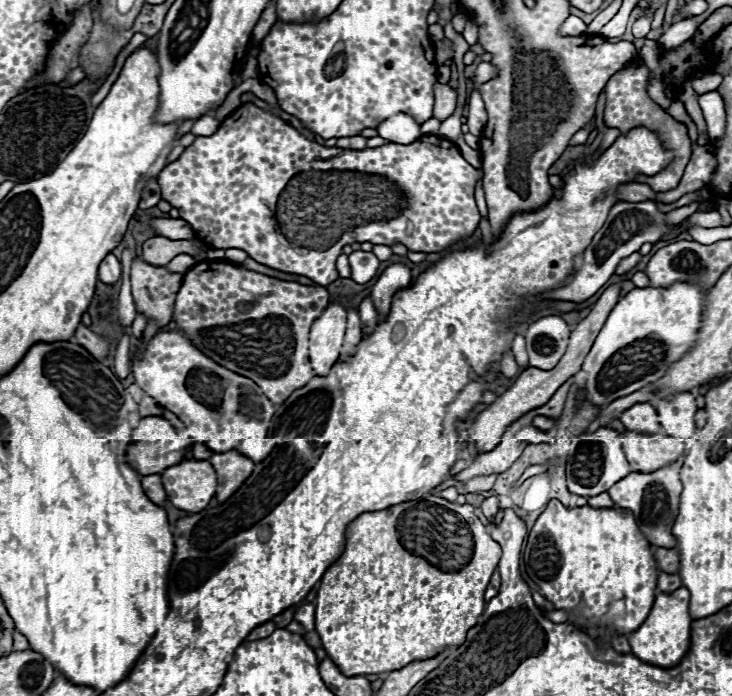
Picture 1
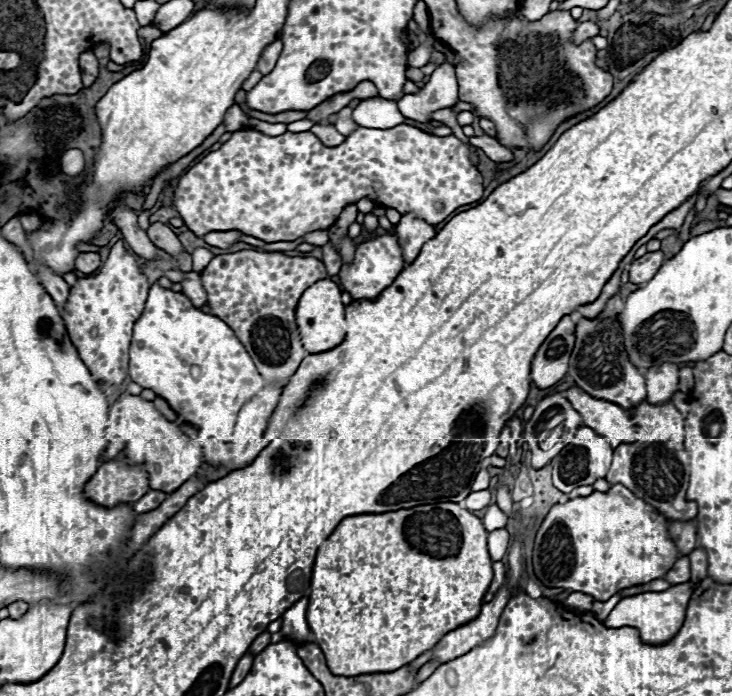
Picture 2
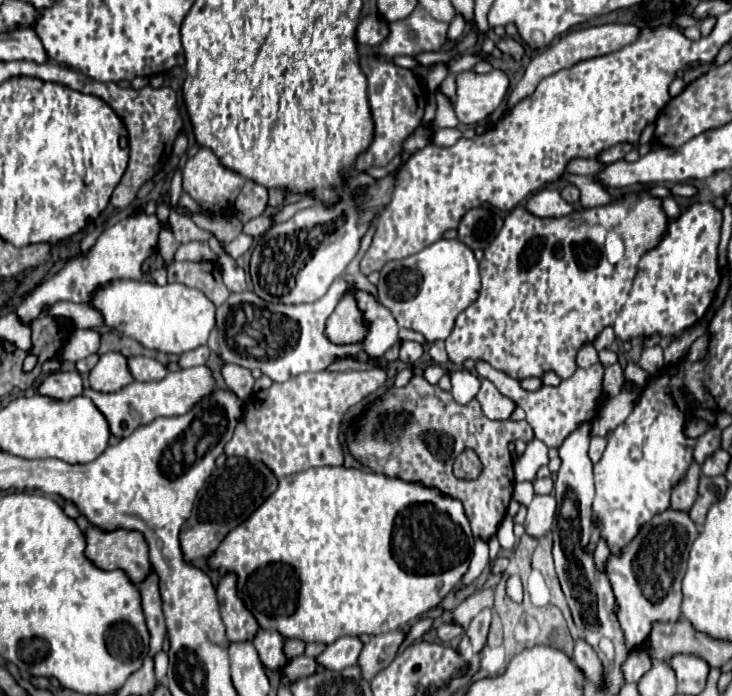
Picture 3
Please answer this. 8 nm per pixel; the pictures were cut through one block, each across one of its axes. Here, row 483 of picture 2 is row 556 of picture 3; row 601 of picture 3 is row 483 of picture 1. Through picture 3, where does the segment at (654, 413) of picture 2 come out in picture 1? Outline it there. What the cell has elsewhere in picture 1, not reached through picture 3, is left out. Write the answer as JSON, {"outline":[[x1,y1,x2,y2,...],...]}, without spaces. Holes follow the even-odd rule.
{"outline":[[680,456,676,462,654,470,654,472,630,472,624,476,620,482,616,482,608,494,614,500,618,508,628,508,636,516,636,522,640,530,646,534,650,544,660,546,660,548,674,548,676,538,672,534,672,524,678,514,678,504,680,504,680,494,682,494,682,482,680,482,680,468,682,468,684,458]]}

